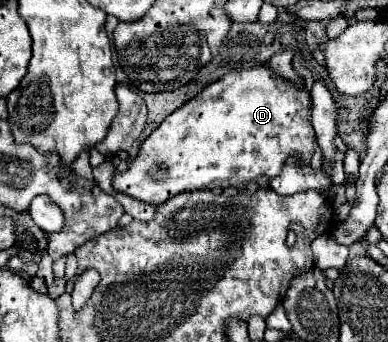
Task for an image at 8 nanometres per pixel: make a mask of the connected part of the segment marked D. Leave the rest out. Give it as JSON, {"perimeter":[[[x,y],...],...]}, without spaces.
{"perimeter":[[[269,63],[259,67],[229,71],[209,87],[205,87],[197,97],[187,101],[183,107],[173,111],[141,145],[139,155],[131,163],[129,171],[115,175],[113,187],[127,193],[139,201],[159,205],[169,197],[179,193],[191,193],[199,189],[213,187],[237,187],[245,183],[281,173],[289,159],[299,161],[299,165],[309,165],[315,151],[315,135],[311,127],[311,99],[307,87],[297,87],[285,77],[277,75]]]}

